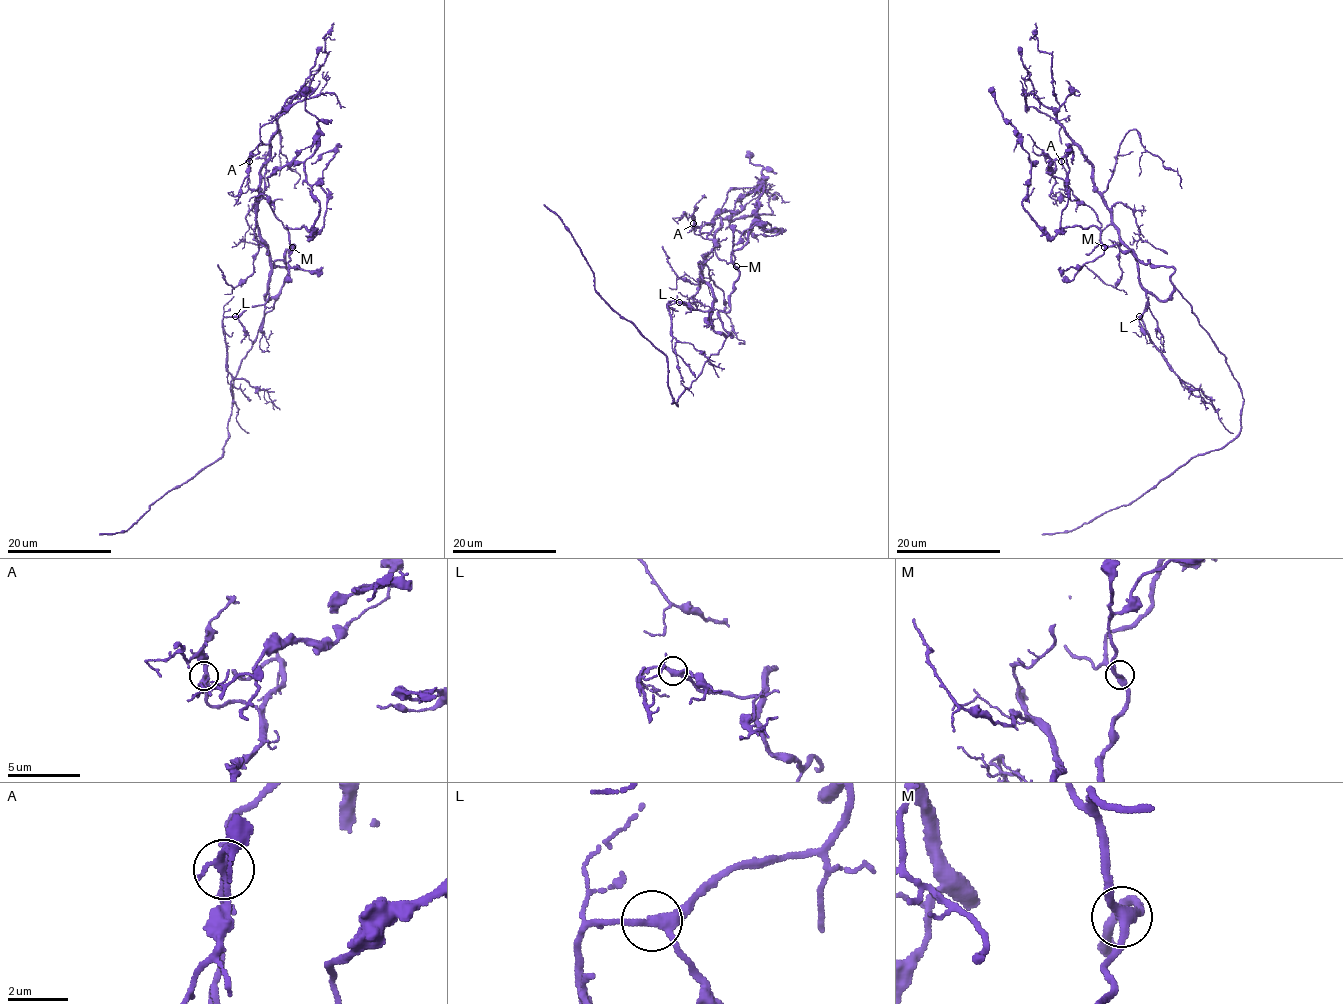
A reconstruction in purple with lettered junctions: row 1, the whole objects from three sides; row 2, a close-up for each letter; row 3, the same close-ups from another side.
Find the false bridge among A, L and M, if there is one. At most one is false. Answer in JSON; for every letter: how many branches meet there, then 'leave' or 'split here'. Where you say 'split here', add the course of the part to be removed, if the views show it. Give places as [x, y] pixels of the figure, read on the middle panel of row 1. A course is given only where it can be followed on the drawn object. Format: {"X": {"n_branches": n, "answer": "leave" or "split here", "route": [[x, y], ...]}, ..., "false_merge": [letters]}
{"A": {"n_branches": 3, "answer": "leave"}, "L": {"n_branches": 3, "answer": "leave"}, "M": {"n_branches": 3, "answer": "leave"}, "false_merge": []}

